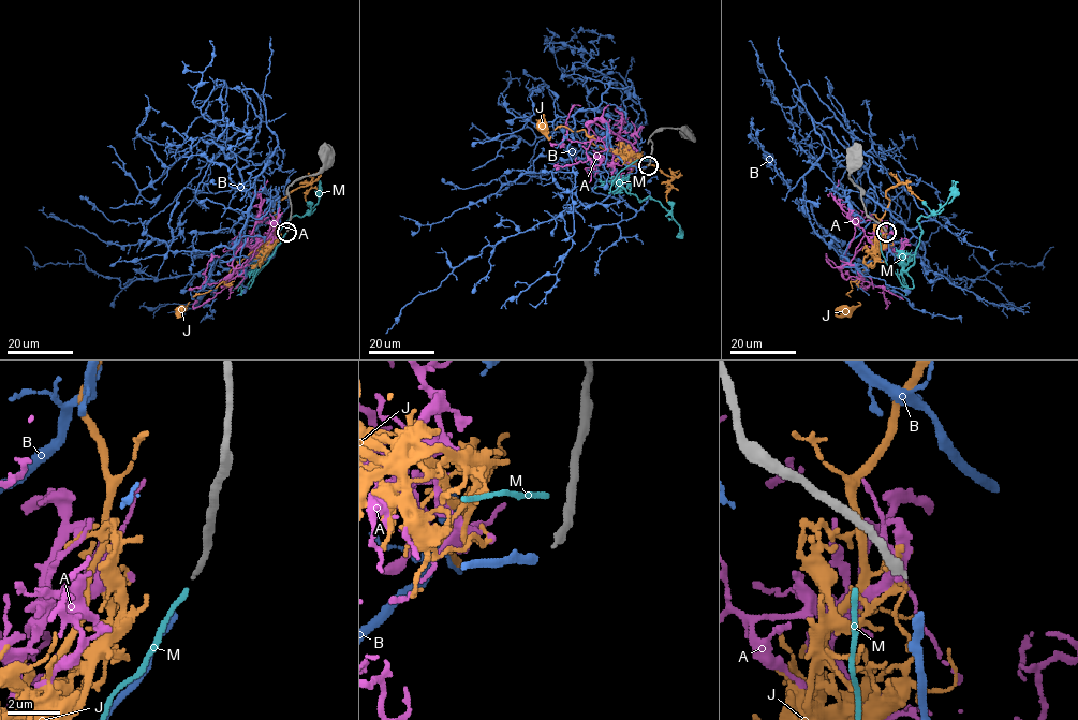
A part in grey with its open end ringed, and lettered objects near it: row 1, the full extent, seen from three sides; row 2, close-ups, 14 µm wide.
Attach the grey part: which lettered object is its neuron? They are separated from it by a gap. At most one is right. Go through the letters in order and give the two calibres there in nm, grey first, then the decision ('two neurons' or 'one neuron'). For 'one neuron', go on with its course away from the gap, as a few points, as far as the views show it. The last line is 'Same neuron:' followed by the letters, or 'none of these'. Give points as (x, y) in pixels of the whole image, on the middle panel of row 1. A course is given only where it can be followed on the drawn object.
A: calibres 240 and 200 nm; two neurons
B: calibres 240 and 320 nm; one neuron; course (647, 167), (625, 164), (603, 120), (610, 155), (635, 151), (619, 187), (484, 247), (404, 306), (386, 334)
J: calibres 240 and 140 nm; two neurons
M: calibres 240 and 200 nm; two neurons
Same neuron: B

